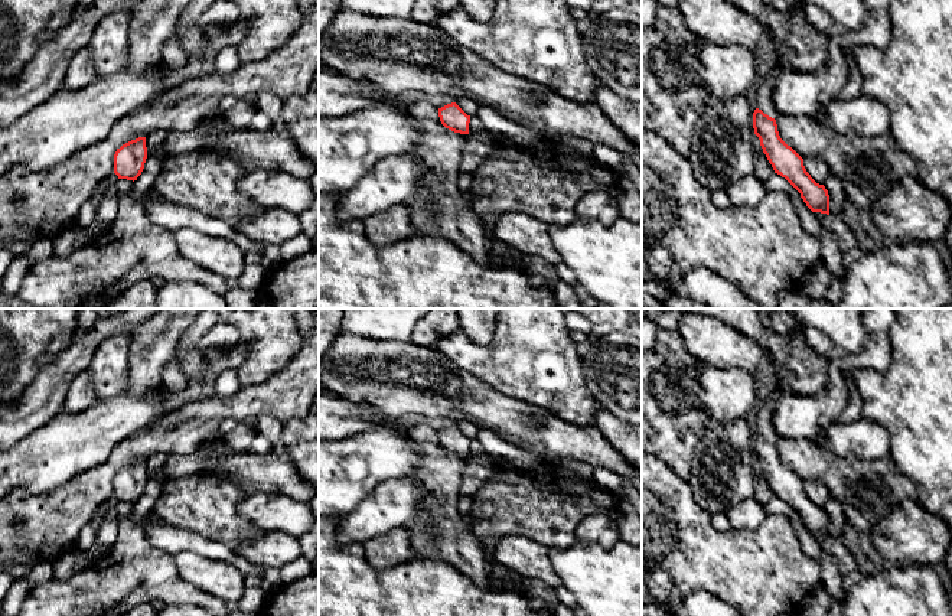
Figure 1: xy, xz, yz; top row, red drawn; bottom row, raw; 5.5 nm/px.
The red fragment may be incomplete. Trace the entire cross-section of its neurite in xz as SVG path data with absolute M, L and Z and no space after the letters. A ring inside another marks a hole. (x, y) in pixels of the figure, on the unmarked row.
M456 426L438 431L441 447L460 457L469 457L470 439L467 439Z

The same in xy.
M146 460L123 467L114 478L114 496L118 502L137 503L147 482Z

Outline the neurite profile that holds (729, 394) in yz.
M702 364L697 368L701 400L711 421L720 424L744 418L756 404L759 391L753 374L740 368L715 368Z

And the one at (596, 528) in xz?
M590 515L577 525L576 542L593 542L609 548L617 541L620 541L617 521L606 515Z

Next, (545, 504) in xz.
M547 459L537 467L518 467L511 463L496 465L486 485L473 498L467 516L475 537L493 561L493 548L499 538L525 535L548 548L564 550L576 542L577 525L587 516L600 514L619 518L620 502L593 478L586 479L564 467L560 460Z

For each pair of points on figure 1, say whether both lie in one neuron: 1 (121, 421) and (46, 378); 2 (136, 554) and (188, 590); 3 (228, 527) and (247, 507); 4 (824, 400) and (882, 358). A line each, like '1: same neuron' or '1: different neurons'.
1: different neurons
2: same neuron
3: different neurons
4: same neuron

